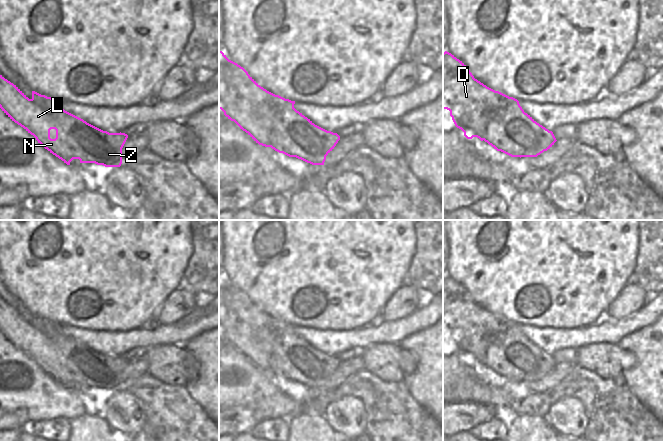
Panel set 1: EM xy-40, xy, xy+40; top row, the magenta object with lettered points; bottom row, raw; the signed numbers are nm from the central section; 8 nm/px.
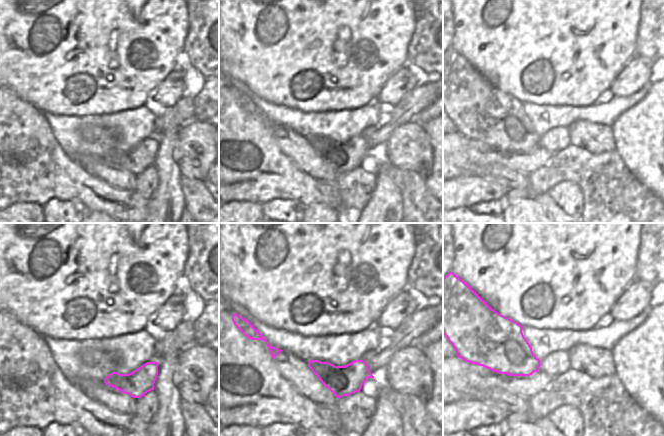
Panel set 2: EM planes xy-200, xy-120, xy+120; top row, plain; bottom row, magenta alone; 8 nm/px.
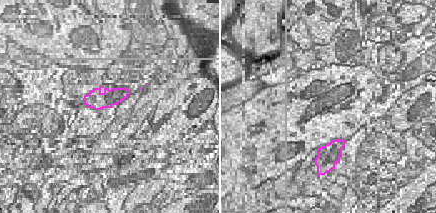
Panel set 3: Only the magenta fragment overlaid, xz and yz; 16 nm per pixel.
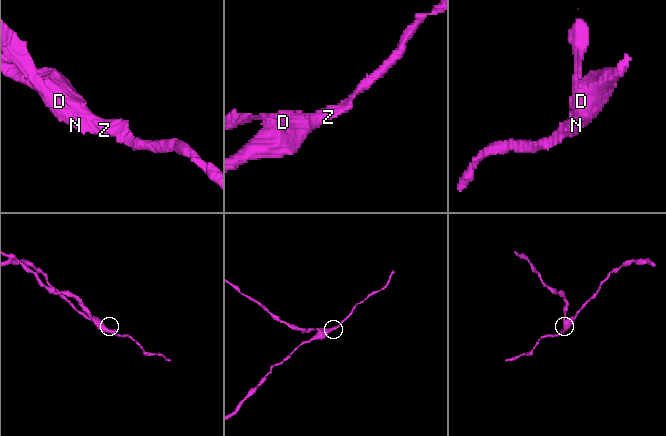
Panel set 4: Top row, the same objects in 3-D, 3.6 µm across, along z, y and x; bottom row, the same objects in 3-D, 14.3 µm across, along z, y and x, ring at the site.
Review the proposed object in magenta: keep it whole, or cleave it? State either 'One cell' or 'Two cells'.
Two cells

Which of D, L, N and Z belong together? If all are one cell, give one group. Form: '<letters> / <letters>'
D Z / L N

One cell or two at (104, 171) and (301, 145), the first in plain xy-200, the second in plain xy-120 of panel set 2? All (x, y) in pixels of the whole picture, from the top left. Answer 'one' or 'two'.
one

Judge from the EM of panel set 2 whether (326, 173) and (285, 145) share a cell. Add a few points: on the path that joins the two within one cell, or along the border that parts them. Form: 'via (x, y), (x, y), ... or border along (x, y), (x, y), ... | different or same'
via (316, 167), (295, 147) | same

